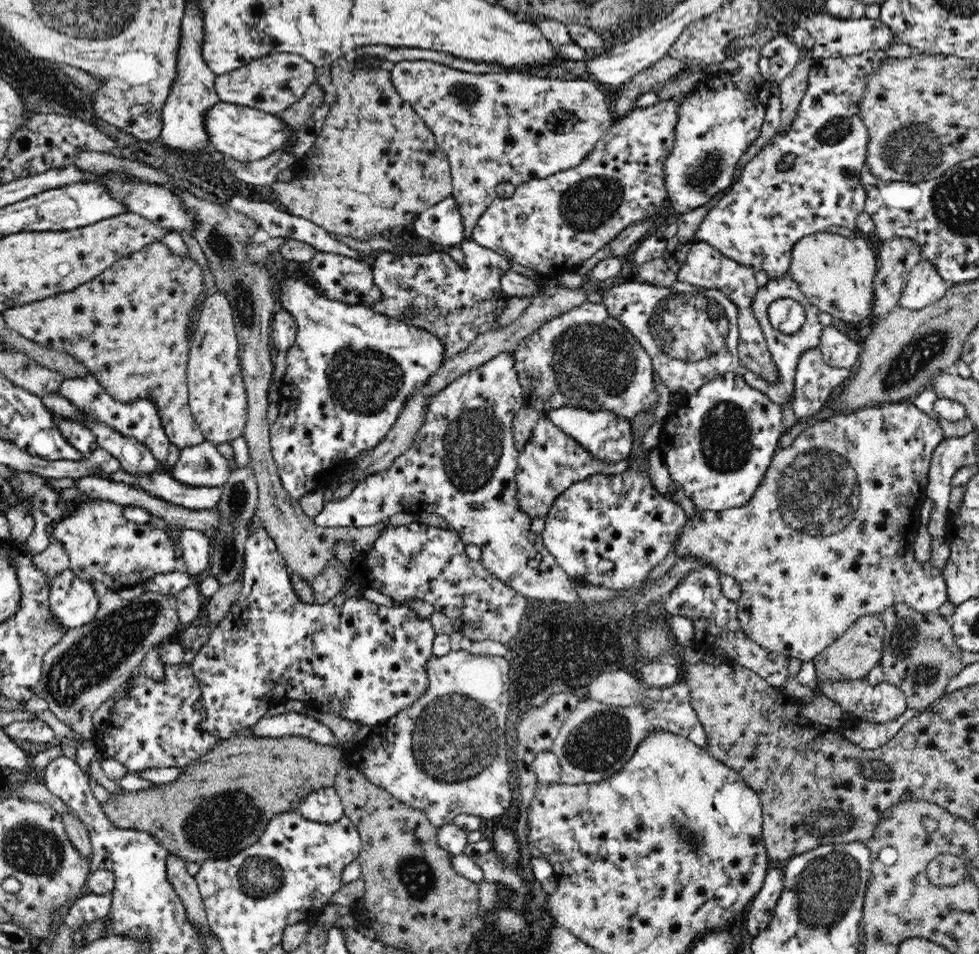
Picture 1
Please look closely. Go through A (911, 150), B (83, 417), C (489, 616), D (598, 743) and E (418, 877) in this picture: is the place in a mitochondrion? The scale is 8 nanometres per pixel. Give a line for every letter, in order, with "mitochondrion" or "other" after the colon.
A: mitochondrion
B: other
C: other
D: mitochondrion
E: mitochondrion

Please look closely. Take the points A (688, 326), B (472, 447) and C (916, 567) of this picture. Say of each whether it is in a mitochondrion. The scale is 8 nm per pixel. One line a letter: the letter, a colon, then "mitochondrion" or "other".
A: mitochondrion
B: mitochondrion
C: other

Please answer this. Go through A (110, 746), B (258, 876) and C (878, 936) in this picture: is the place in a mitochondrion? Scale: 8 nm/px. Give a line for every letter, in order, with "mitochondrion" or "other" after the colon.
A: other
B: mitochondrion
C: mitochondrion

